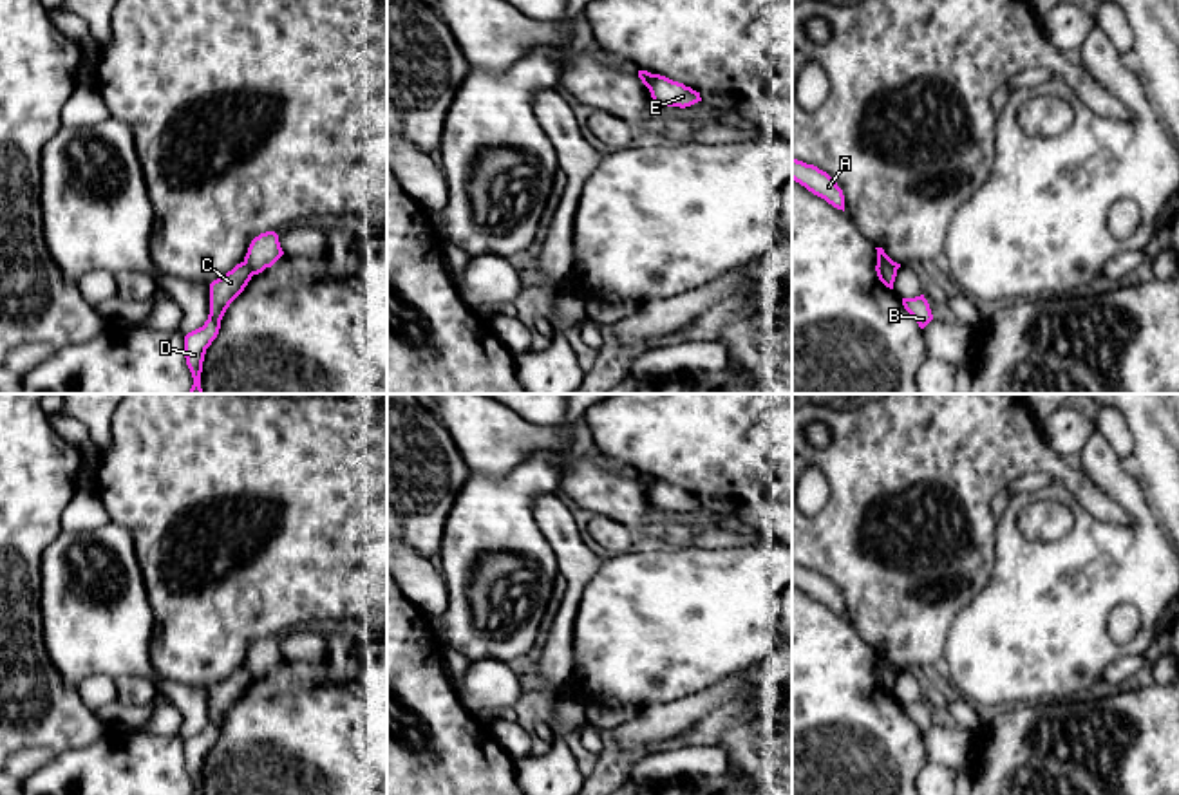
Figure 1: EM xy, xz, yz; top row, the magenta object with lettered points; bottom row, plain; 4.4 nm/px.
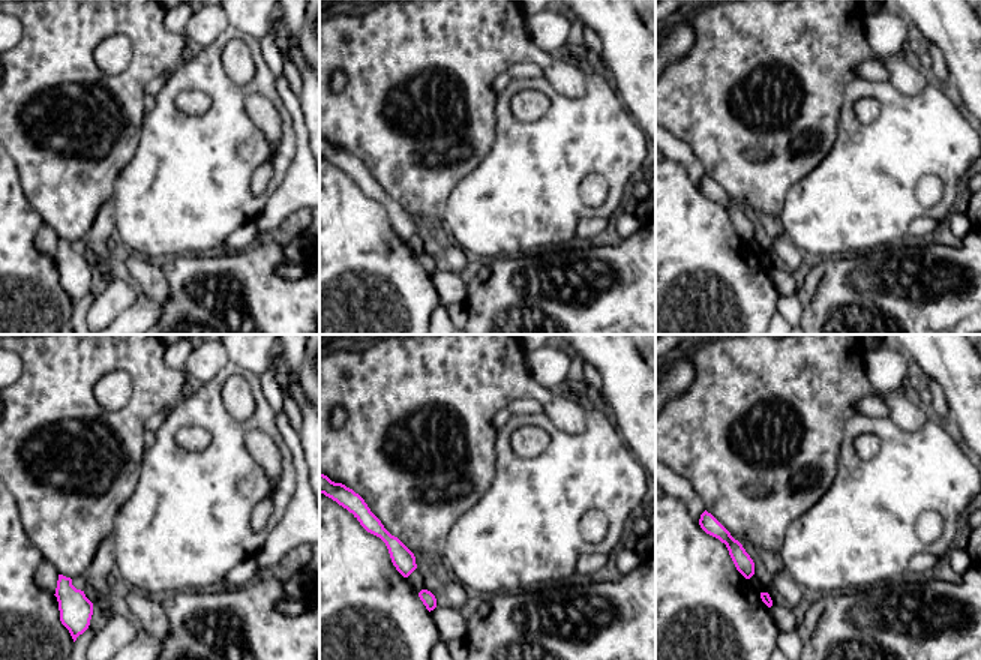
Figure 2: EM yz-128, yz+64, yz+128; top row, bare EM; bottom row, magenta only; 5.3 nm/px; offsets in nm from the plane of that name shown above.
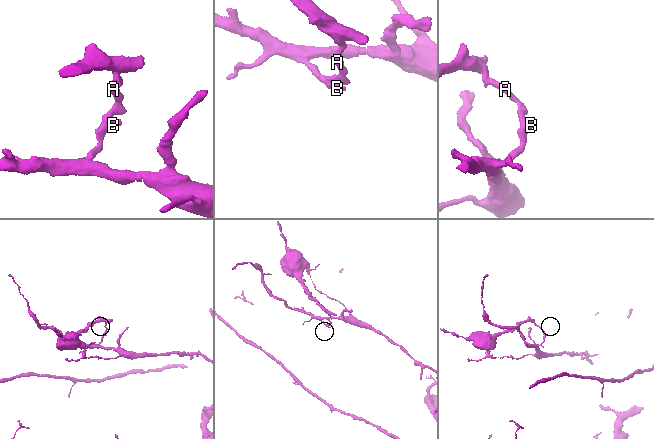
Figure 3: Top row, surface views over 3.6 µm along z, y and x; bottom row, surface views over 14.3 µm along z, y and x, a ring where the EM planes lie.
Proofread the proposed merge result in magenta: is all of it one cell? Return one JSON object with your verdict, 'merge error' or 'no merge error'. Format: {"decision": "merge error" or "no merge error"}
{"decision": "merge error"}

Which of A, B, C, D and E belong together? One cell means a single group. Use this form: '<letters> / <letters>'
A E / B C D

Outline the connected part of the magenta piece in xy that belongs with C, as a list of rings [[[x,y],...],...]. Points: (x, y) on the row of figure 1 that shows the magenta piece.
[[[241,262],[231,271],[210,284],[208,320],[203,327],[184,336],[184,358],[193,378],[193,385],[188,394],[203,394],[201,372],[206,349],[217,338],[226,309],[244,291],[251,276],[251,269]]]

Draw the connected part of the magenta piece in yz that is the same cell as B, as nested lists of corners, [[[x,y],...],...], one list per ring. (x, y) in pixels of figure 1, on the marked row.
[[[924,295],[915,298],[902,298],[904,309],[915,318],[920,329],[924,329],[931,320],[931,309]]]

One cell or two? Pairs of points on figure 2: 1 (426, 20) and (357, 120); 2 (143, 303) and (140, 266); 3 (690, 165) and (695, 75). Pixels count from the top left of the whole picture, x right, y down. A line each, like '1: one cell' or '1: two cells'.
1: one cell
2: two cells
3: two cells

